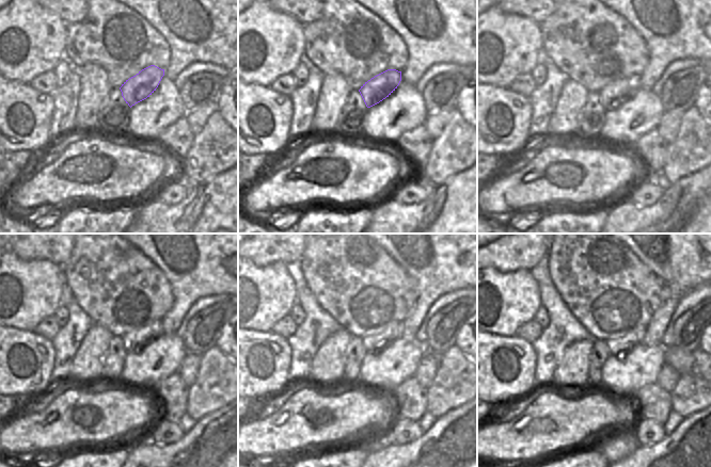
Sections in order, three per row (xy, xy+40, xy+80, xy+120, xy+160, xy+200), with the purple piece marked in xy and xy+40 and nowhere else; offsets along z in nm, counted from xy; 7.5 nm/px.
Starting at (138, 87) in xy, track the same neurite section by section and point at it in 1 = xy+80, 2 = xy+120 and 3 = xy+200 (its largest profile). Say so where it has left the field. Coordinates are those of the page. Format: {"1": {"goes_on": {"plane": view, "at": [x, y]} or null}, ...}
{"1": {"goes_on": {"plane": "xy+80", "at": [614, 94]}}, "2": {"goes_on": {"plane": "xy+120", "at": [136, 340]}}, "3": {"goes_on": {"plane": "xy+200", "at": [616, 347]}}}

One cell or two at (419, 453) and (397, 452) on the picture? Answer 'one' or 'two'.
one

